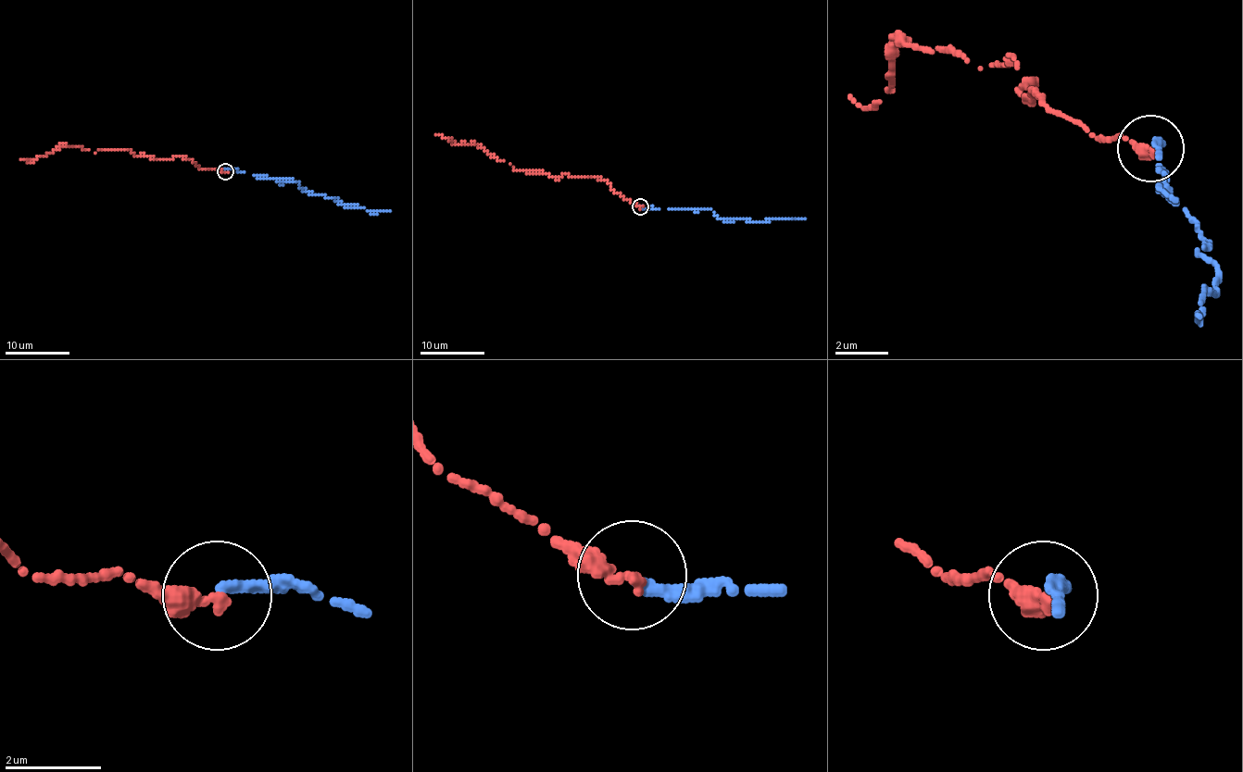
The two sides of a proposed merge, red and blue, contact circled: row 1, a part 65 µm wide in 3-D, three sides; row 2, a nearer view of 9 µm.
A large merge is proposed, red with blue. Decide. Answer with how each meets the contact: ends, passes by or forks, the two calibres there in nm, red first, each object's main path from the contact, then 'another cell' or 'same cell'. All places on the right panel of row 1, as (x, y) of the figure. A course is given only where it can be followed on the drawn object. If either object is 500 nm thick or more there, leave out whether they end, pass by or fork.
red ends there; blue ends there; 320 nm thick on the red side, 240 nm on the other; red runs (1152, 150), (1092, 136), (1018, 90), (1032, 83), (1011, 56), (978, 69), (905, 43), (878, 103), (851, 96); blue runs (1152, 143), (1159, 183), (1205, 237), (1199, 256), (1219, 270), (1219, 296), (1205, 290), (1199, 317); same cell

